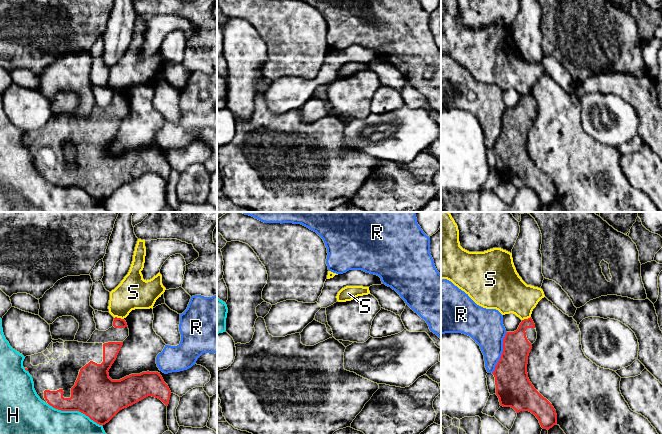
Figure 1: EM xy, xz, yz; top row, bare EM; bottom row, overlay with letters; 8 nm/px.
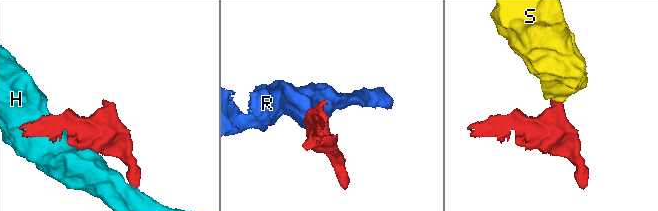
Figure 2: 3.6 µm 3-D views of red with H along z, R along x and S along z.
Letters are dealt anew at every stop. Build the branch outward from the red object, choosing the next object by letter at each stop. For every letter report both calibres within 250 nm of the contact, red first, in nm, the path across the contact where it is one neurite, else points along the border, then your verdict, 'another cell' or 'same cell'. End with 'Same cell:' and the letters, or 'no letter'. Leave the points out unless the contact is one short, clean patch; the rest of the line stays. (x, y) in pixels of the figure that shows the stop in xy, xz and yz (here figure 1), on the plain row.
H: 360 nm thick on the red side, 400 nm on the other; another cell
R: 280 nm thick on the red side, 280 nm on the other; another cell
S: 80 nm thick on the red side, 260 nm on the other; border along xy (114, 93), (123, 95); another cell
Same cell: no letter

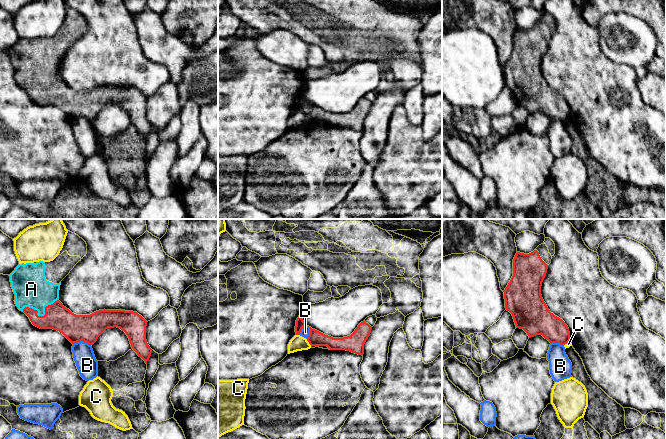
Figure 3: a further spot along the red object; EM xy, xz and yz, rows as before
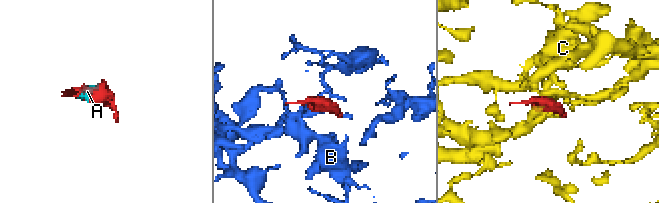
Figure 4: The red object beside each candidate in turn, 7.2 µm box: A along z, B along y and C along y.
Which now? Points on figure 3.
A: 200 nm thick on the red side, 280 nm on the other; same cell
B: 220 nm thick on the red side, 170 nm on the other; border along xy (73, 119), (85, 117), (90, 121); another cell
C: 120 nm thick on the red side, 130 nm on the other; border along xz (306, 115), (311, 122); another cell
Same cell: A

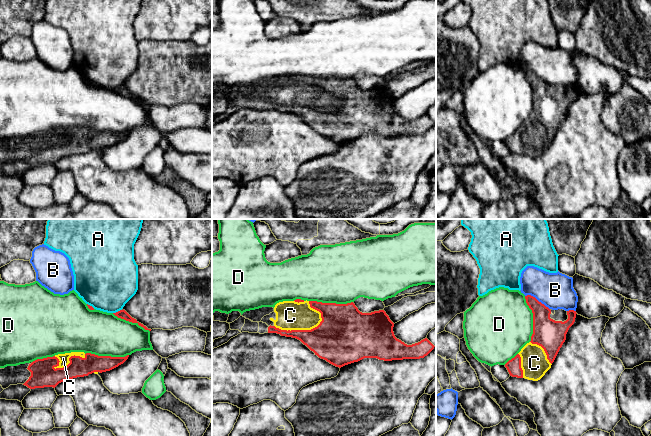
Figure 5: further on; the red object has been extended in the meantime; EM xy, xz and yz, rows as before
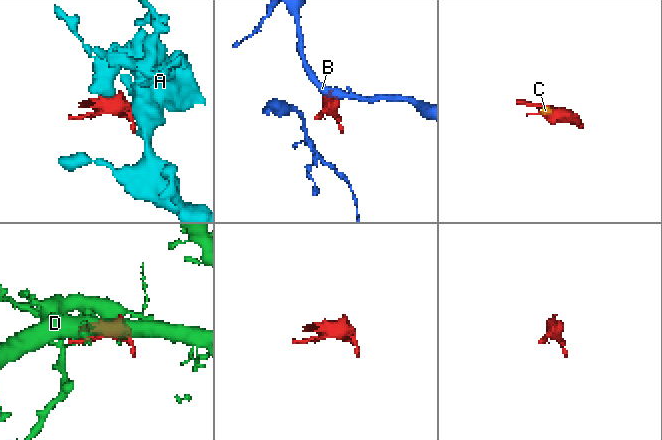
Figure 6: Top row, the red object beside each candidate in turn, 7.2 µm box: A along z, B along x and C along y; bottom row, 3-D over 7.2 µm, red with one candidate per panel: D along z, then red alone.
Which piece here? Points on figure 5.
A: 70 nm thick on the red side, 460 nm on the other; another cell
B: 190 nm thick on the red side, 280 nm on the other; border along yz (525, 71), (535, 73), (549, 85); another cell
C: 320 nm thick on the red side, 240 nm on the other; same cell
D: 240 nm thick on the red side, 500 nm on the other; another cell
Same cell: C

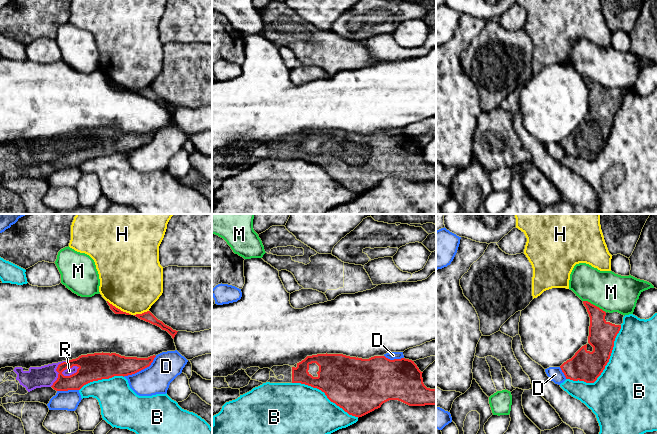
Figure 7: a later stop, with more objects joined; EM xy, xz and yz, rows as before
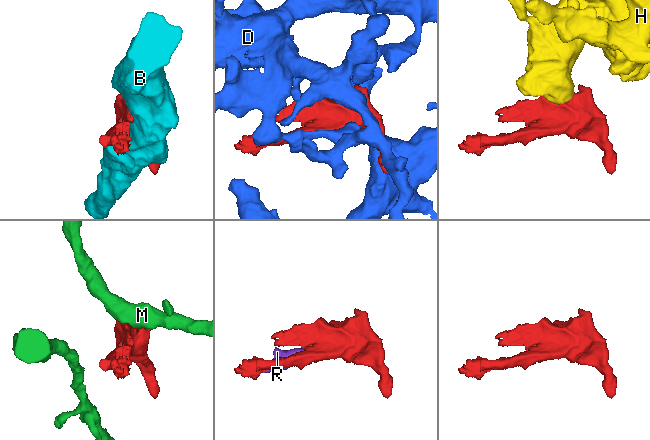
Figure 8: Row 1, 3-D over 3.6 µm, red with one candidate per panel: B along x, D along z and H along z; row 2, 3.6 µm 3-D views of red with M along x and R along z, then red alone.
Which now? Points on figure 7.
B: 240 nm thick on the red side, 480 nm on the other; another cell
D: 190 nm thick on the red side, 240 nm on the other; another cell
H: 50 nm thick on the red side, 500 nm on the other; another cell
M: 220 nm thick on the red side, 300 nm on the other; border along yz (583, 76), (589, 77), (606, 88); another cell
R: 220 nm thick on the red side, 60 nm on the other; same cell
Same cell: R

